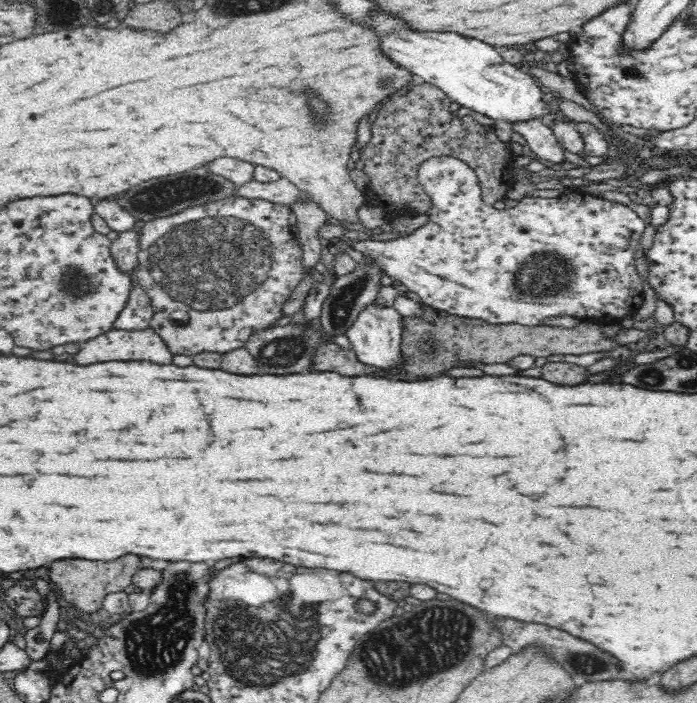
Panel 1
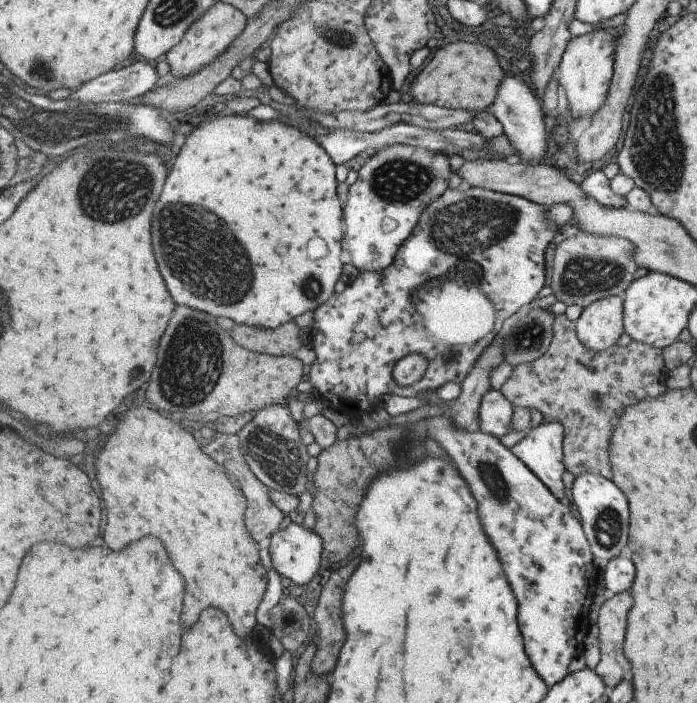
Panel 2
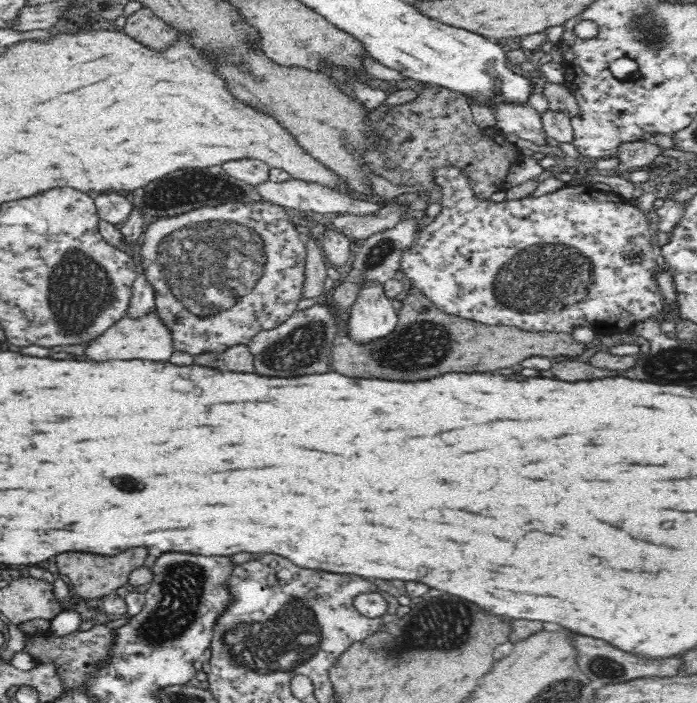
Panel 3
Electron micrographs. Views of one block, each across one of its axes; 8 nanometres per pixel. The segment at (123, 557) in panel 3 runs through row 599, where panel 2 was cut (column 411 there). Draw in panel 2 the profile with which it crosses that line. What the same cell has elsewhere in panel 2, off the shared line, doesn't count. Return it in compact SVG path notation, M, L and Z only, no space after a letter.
M464 40L455 41L451 44L447 42L440 43L439 49L432 60L414 78L411 87L413 98L415 98L415 102L421 102L421 104L431 103L443 108L469 110L469 112L488 109L496 102L497 96L500 95L501 84L505 84L505 71L501 68L499 59L497 54L491 51L491 48L480 43L471 43Z

